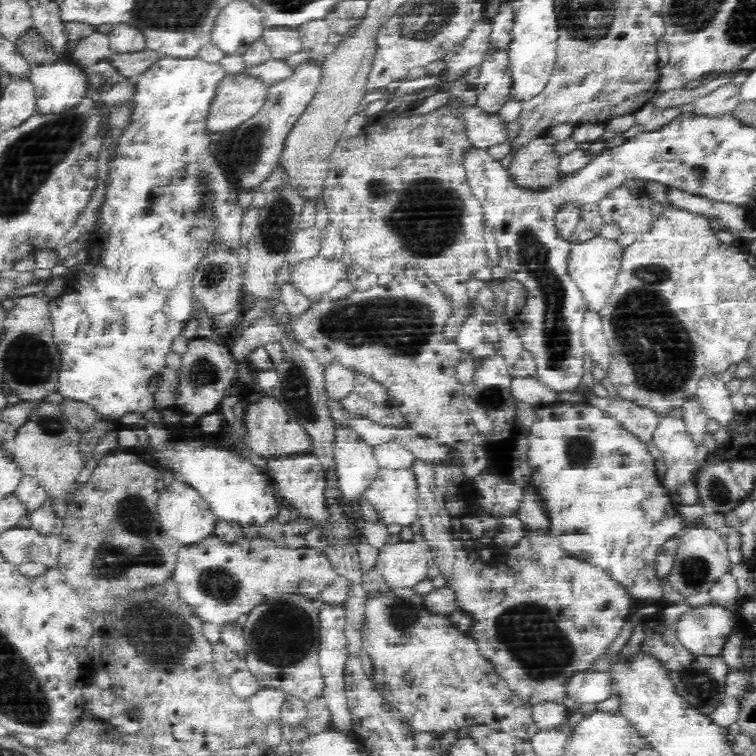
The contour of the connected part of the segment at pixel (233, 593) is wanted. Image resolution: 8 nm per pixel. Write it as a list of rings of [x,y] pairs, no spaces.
[[[210,535],[197,544],[181,546],[172,578],[178,586],[180,597],[196,610],[203,622],[222,626],[228,621],[236,621],[240,614],[248,614],[252,608],[268,599],[284,593],[298,592],[313,599],[338,577],[324,550],[306,546],[288,550],[260,538],[254,541],[242,538],[233,544],[227,544]]]

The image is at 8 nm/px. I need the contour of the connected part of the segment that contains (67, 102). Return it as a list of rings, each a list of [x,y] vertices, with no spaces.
[[[55,57],[45,63],[32,63],[27,80],[34,87],[38,115],[64,114],[91,95],[91,87],[87,84],[82,68],[71,61],[57,60]]]

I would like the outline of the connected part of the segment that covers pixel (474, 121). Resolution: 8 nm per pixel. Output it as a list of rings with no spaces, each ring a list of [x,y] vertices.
[[[478,106],[463,110],[468,138],[476,148],[484,150],[500,144],[512,145],[513,141],[508,136],[508,125],[502,118],[482,112]]]

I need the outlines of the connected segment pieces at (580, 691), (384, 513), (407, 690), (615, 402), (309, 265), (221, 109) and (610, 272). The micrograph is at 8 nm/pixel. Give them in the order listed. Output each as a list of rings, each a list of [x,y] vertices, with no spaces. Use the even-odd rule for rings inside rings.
[[[598,671],[574,673],[565,684],[566,697],[580,704],[597,704],[611,696],[612,687],[608,675]]]
[[[410,468],[379,469],[367,488],[366,499],[379,512],[386,526],[408,527],[417,520],[419,510],[418,475]]]
[[[398,588],[396,591],[390,591],[387,594],[376,594],[371,595],[368,598],[367,609],[366,609],[366,622],[364,622],[364,628],[362,632],[362,643],[363,648],[366,649],[366,652],[372,659],[373,666],[373,679],[376,685],[378,685],[378,690],[384,695],[386,700],[389,700],[392,703],[394,708],[402,710],[408,724],[414,728],[414,730],[420,730],[424,732],[437,732],[444,733],[447,730],[456,730],[466,732],[469,728],[474,725],[488,725],[490,728],[506,732],[508,734],[516,735],[524,739],[531,739],[534,736],[535,732],[538,732],[538,727],[534,724],[534,721],[531,717],[531,708],[532,706],[522,706],[519,702],[514,702],[515,698],[513,694],[509,692],[506,684],[503,680],[500,680],[490,664],[484,662],[484,658],[481,658],[478,655],[478,650],[476,643],[468,638],[467,635],[459,630],[456,630],[456,627],[452,626],[450,622],[444,620],[443,615],[440,614],[428,614],[422,606],[421,601],[424,600],[423,596],[416,594],[412,589],[408,588]]]
[[[593,393],[584,396],[594,407],[609,414],[624,430],[638,436],[649,446],[652,446],[653,430],[656,428],[662,414],[640,406],[638,403],[624,398],[598,397]]]
[[[316,256],[298,261],[290,266],[289,283],[312,301],[320,301],[341,280],[346,278],[346,268],[340,258]]]
[[[239,74],[220,82],[207,125],[210,132],[238,128],[256,115],[267,102],[269,86],[261,79]]]
[[[596,236],[578,245],[572,245],[567,260],[567,273],[582,291],[586,312],[600,312],[606,306],[612,287],[617,281],[623,248],[610,239]]]

